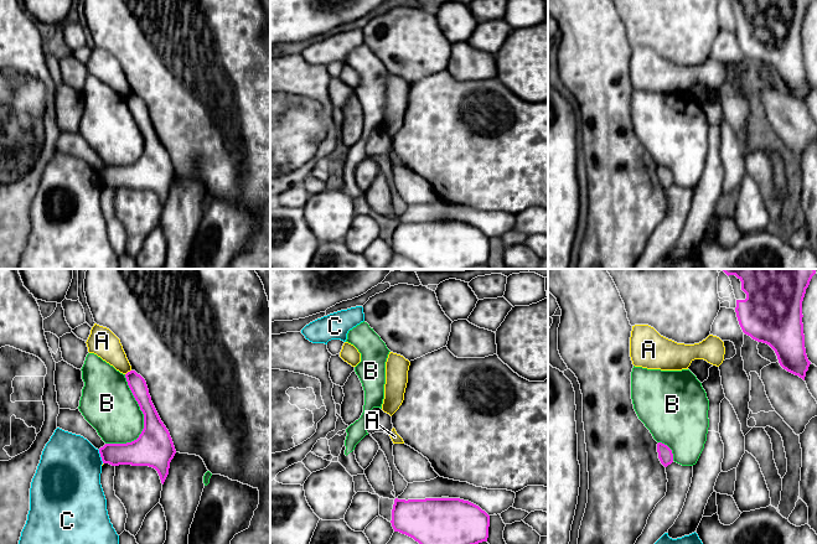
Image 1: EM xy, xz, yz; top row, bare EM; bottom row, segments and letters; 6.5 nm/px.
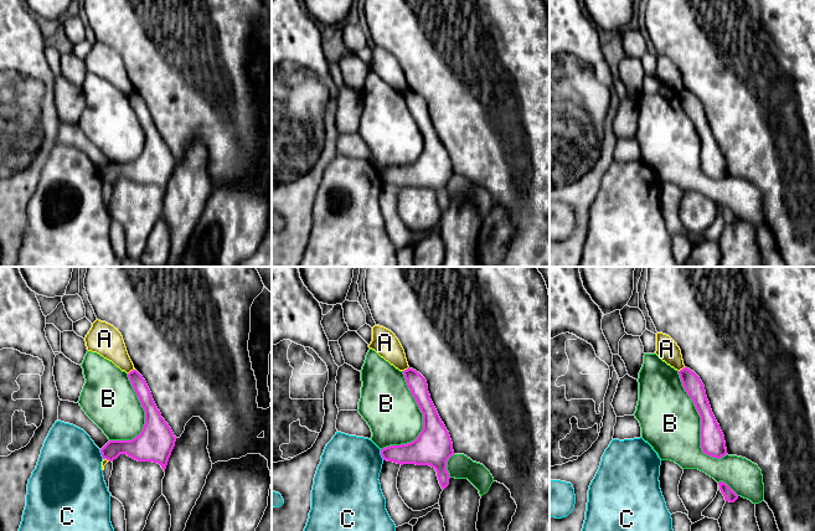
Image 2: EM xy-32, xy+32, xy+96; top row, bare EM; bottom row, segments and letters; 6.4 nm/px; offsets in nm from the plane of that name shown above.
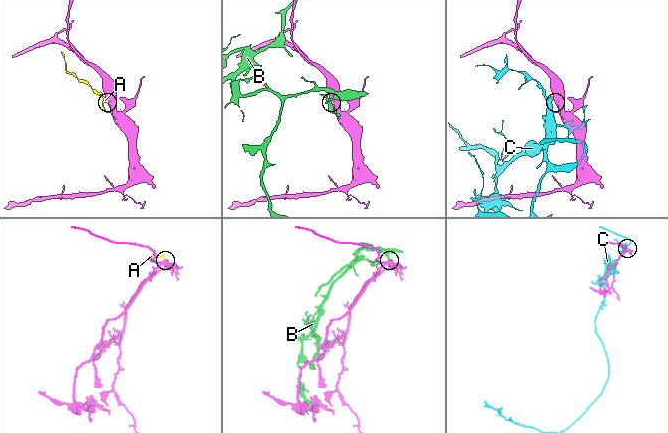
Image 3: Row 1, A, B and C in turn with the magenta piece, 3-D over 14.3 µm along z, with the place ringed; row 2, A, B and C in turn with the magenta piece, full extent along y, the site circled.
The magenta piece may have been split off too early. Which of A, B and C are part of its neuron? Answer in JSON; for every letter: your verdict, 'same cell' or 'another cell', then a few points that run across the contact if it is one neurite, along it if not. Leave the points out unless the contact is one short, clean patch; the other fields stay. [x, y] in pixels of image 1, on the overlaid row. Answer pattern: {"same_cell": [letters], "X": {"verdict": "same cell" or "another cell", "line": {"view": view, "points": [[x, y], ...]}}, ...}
{"same_cell": [], "A": {"verdict": "another cell"}, "B": {"verdict": "another cell"}, "C": {"verdict": "another cell"}}

